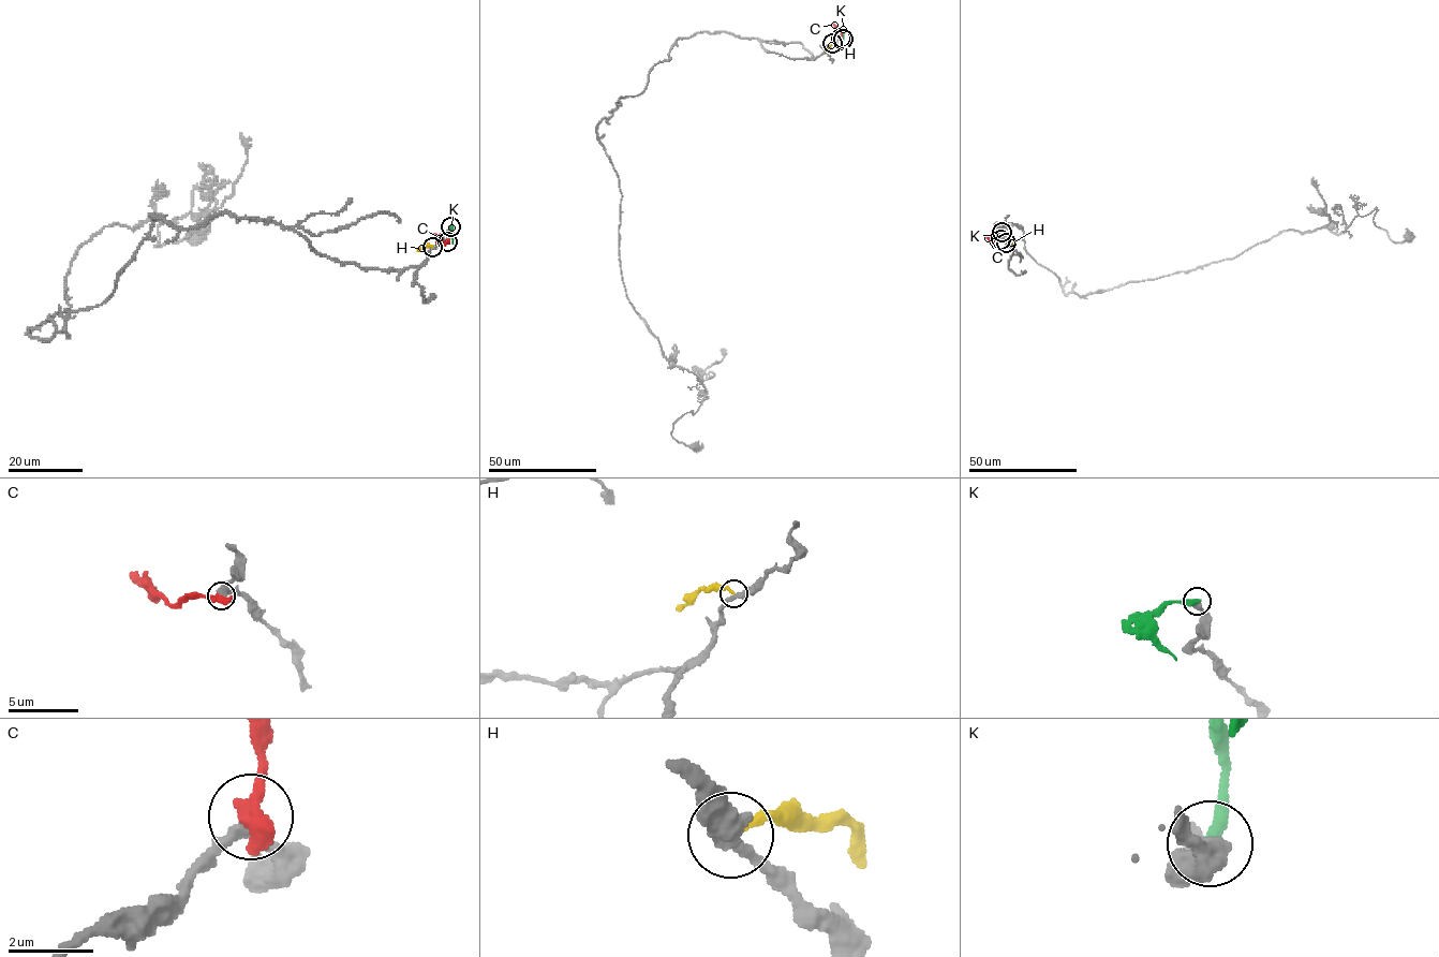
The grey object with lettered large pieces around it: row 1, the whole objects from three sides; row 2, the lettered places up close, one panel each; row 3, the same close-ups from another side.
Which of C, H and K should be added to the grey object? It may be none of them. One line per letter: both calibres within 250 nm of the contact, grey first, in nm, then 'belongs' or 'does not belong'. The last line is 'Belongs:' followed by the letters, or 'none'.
C: 320/600 nm | does not belong
H: 280/180 nm | does not belong
K: 320/380 nm | does not belong
Belongs: none

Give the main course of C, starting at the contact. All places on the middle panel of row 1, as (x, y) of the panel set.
C: (841, 38), (841, 31), (833, 23)

